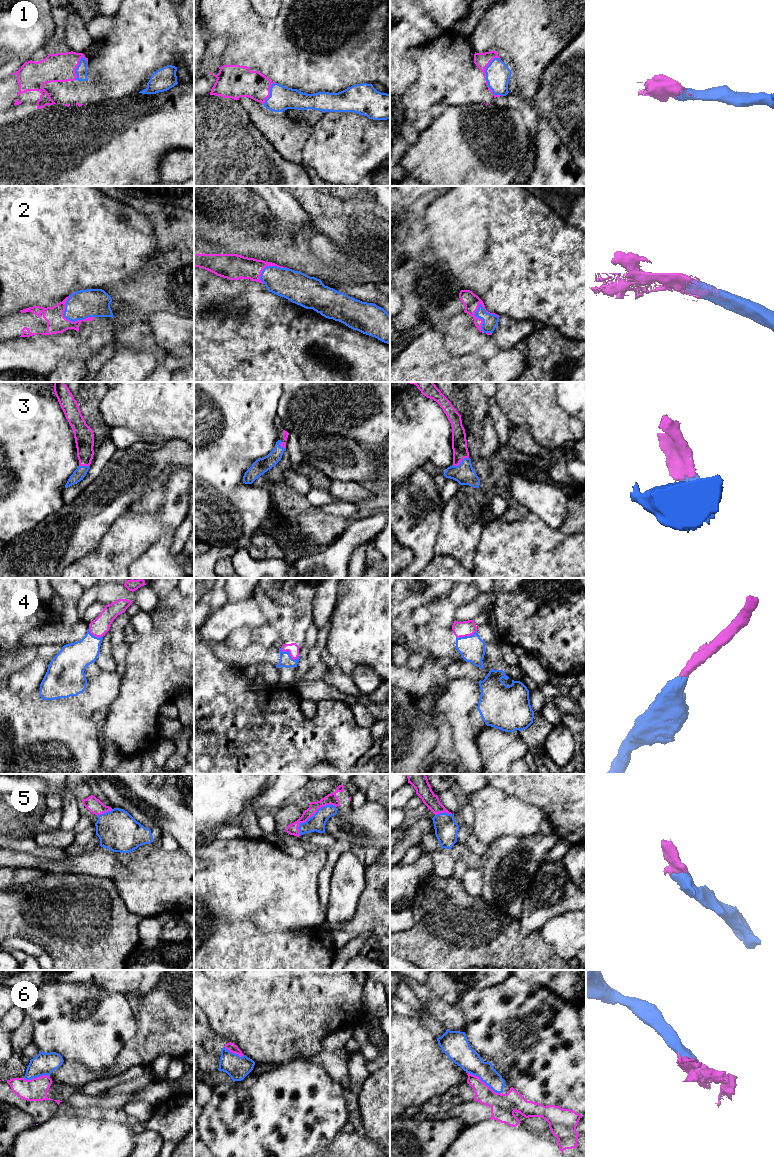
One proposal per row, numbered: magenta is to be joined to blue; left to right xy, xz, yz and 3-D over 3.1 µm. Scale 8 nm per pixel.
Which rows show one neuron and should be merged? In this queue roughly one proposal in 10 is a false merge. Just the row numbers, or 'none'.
1, 2, 3, 4, 5, 6

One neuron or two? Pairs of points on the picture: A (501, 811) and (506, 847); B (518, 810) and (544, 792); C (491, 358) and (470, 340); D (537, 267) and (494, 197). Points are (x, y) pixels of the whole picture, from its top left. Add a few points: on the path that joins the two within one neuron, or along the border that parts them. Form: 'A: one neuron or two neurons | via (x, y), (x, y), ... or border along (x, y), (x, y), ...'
A: two neurons | border along (527, 836), (501, 836), (488, 846)
B: two neurons | border along (506, 792), (537, 805), (546, 817)
C: one neuron | via (486, 353), (475, 342)
D: one neuron | via (526, 250), (494, 218), (494, 214)

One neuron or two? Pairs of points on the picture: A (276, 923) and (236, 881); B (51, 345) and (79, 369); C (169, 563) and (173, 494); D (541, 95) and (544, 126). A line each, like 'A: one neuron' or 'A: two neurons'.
A: one neuron
B: two neurons
C: two neurons
D: two neurons

